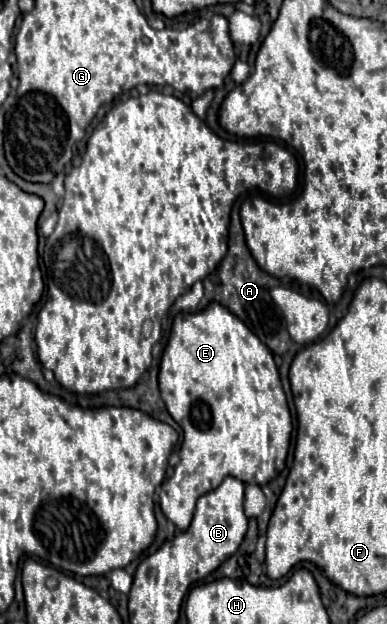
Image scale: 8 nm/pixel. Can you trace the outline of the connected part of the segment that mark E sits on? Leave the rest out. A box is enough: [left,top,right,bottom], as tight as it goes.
[158,302,292,532]

